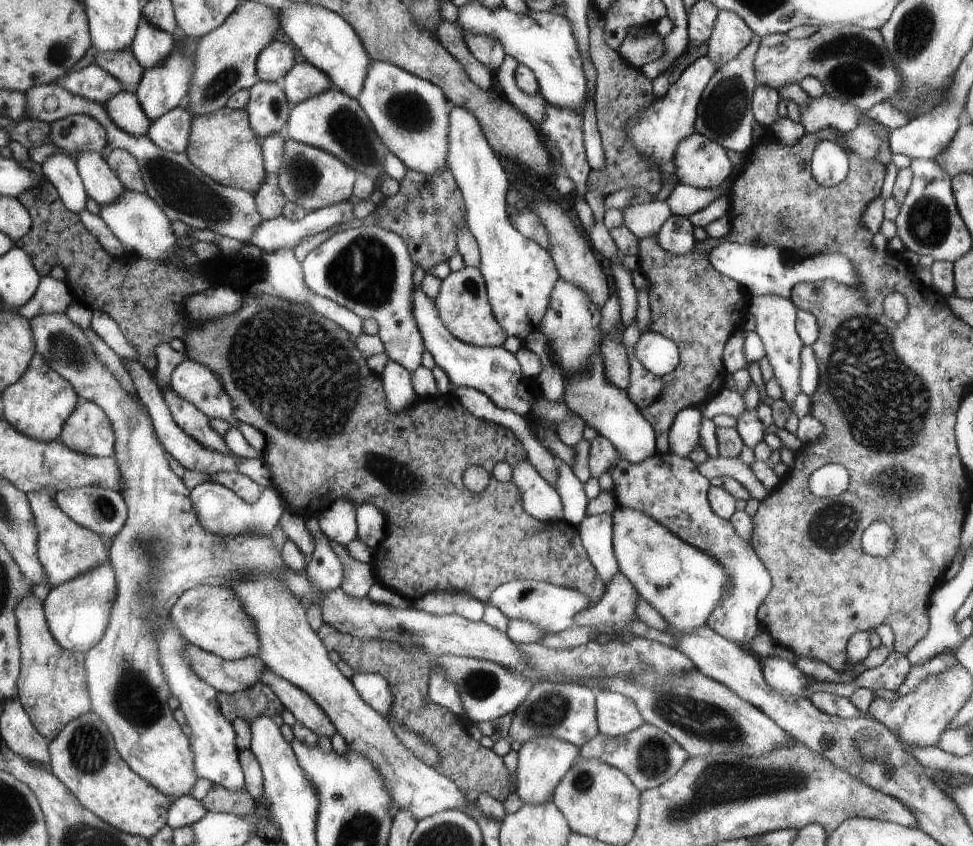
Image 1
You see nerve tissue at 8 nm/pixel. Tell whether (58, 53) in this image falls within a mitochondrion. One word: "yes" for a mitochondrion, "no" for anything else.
yes

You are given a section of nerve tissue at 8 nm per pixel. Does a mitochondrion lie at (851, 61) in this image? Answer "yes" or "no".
yes

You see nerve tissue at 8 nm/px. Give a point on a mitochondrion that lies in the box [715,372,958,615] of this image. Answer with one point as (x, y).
(831, 527)

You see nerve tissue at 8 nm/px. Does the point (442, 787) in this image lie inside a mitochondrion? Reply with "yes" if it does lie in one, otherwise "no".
no

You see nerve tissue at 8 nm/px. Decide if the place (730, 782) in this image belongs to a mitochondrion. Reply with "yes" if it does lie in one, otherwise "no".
yes

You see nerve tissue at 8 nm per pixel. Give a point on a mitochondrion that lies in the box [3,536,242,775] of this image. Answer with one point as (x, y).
(135, 699)

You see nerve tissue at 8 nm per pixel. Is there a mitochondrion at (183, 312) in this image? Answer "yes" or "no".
no

